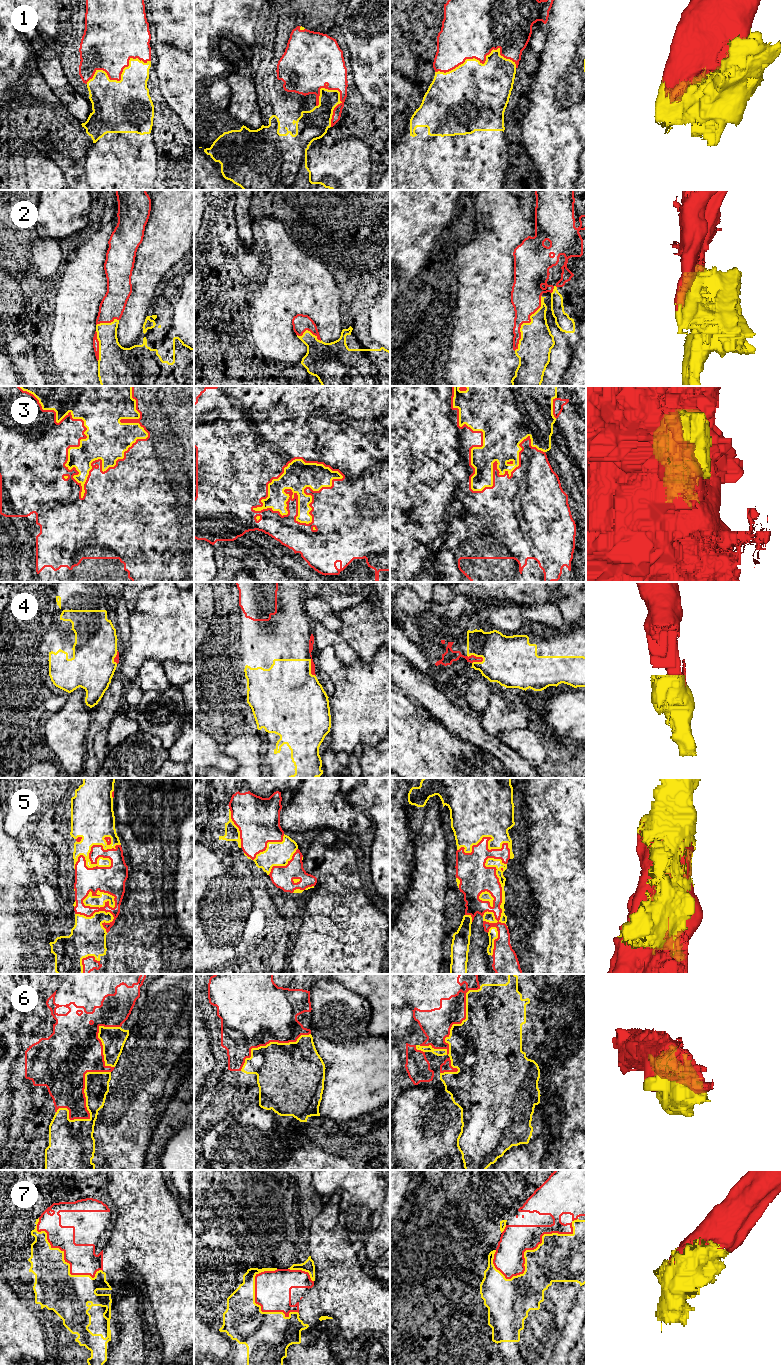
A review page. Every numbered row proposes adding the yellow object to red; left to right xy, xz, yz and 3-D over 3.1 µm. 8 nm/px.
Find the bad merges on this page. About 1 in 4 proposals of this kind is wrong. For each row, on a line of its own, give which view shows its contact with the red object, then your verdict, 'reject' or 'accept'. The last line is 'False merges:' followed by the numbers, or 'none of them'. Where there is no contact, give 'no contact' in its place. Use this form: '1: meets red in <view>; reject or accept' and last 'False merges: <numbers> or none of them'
1: meets red in yz; accept
2: meets red in yz; accept
3: meets red in xy; accept
4: meets red in yz; accept
5: meets red in yz; accept
6: meets red in yz; reject
7: meets red in yz; accept
False merges: 6

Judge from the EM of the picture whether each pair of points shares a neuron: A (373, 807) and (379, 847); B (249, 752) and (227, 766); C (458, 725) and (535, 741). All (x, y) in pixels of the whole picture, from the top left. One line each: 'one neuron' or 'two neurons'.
A: one neuron
B: two neurons
C: two neurons

